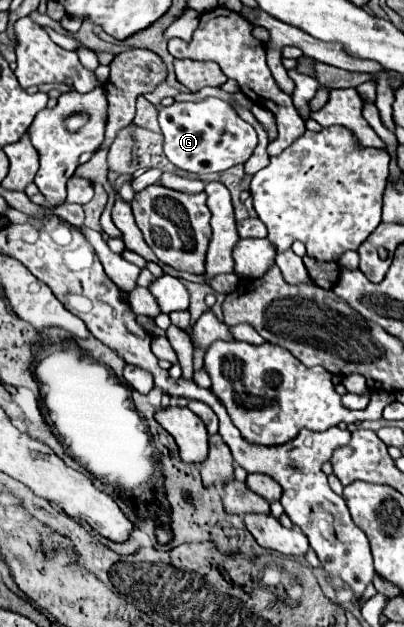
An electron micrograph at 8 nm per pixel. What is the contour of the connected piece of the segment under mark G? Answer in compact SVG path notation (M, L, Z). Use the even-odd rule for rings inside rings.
M214 97L162 107L158 121L164 135L164 155L172 165L188 173L222 173L234 165L242 165L258 145L254 127L240 119L232 105Z

